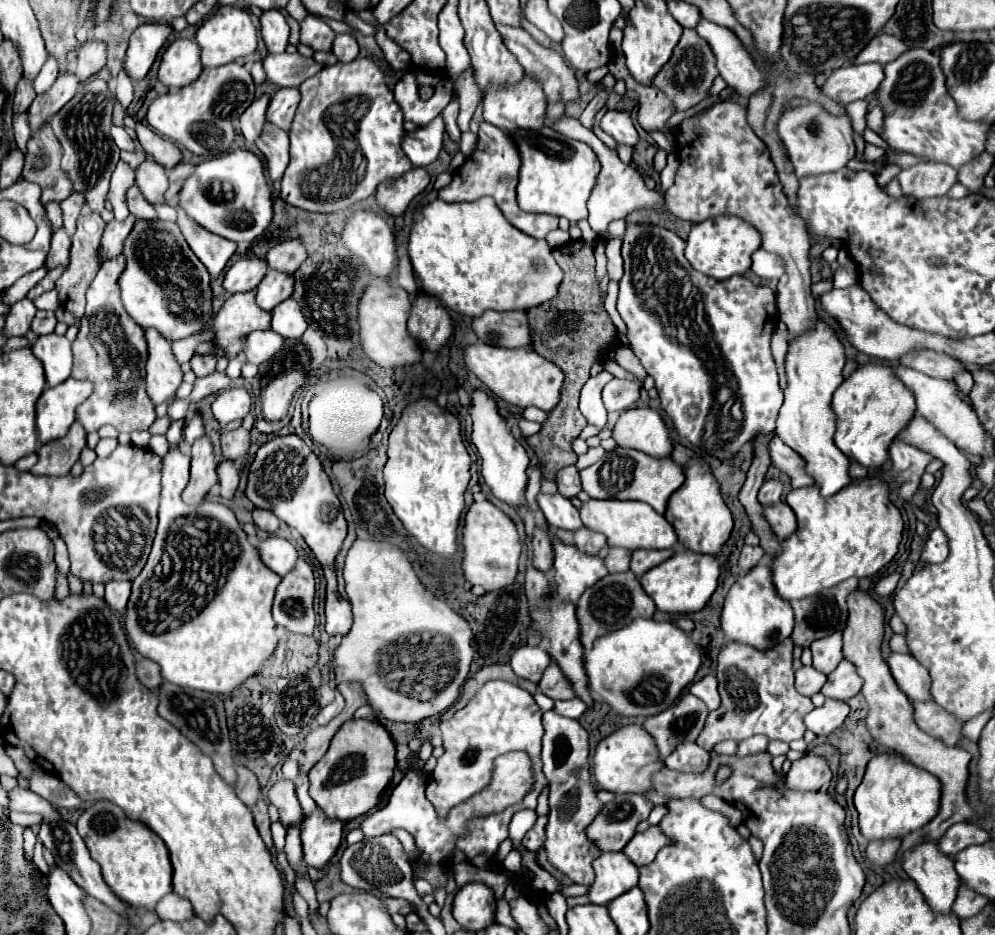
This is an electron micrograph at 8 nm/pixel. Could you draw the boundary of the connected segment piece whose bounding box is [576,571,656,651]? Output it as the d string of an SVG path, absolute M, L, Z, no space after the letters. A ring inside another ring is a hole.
M632 571L602 577L594 587L586 589L584 597L580 597L580 601L576 605L576 617L578 617L578 625L580 625L580 641L582 641L584 651L590 649L590 645L594 643L594 637L600 637L602 633L610 631L610 629L628 625L636 617L652 617L654 611L656 611L654 601L646 595L646 591L640 585L640 579Z

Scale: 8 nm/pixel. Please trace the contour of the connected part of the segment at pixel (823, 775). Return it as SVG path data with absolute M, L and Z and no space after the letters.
M804 755L804 757L800 757L798 761L792 763L792 767L786 775L786 787L790 791L820 791L820 787L830 785L830 779L832 779L832 773L830 773L826 759L816 757L816 755Z

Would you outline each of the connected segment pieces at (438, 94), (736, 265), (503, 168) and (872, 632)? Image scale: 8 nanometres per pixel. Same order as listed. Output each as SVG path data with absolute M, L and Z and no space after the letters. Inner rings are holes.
M406 73L394 87L394 97L404 113L404 119L416 123L418 127L426 127L436 115L440 115L442 109L452 101L452 95L452 81L444 79L436 85L434 95L428 101L422 101L418 95L418 83L412 73Z
M714 217L710 221L692 225L684 253L696 271L714 277L718 281L724 281L732 275L744 275L750 269L752 265L750 257L760 247L760 243L762 239L758 237L758 231L738 221L738 217Z
M480 123L480 131L478 131L478 145L474 149L474 153L464 161L464 165L460 169L454 171L452 183L442 187L438 191L438 197L442 201L476 201L484 195L494 197L496 205L500 207L500 211L504 213L504 217L522 233L542 239L555 229L558 229L558 217L553 215L526 213L518 207L516 201L516 186L518 184L518 174L520 169L520 157L518 153L514 153L514 145L510 145L510 137L500 129L496 129L490 123Z
M854 591L850 595L848 601L848 623L842 631L844 637L844 659L848 659L854 667L856 673L862 677L864 685L862 685L862 695L868 703L868 715L866 715L866 727L870 731L870 735L874 737L876 743L888 747L890 751L896 751L898 755L902 755L904 759L908 759L912 765L926 769L928 773L932 773L934 777L940 779L942 783L942 799L940 799L940 813L934 817L934 821L930 821L930 825L922 827L916 833L910 833L902 839L898 857L902 857L906 851L918 847L918 843L924 841L938 841L938 837L942 837L942 833L946 833L948 827L952 827L954 823L960 821L968 821L974 817L972 807L966 803L966 781L968 781L968 763L970 763L970 753L962 747L950 747L946 743L942 743L940 739L924 733L922 729L918 729L918 725L912 719L912 709L910 709L910 701L906 699L906 695L898 689L882 653L880 653L880 641L884 637L884 615L882 615L882 607L866 593L862 591Z

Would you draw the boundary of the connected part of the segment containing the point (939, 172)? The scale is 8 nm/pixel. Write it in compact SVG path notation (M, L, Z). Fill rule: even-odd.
M916 163L898 173L898 183L904 195L916 199L942 197L956 183L956 173L948 165Z

